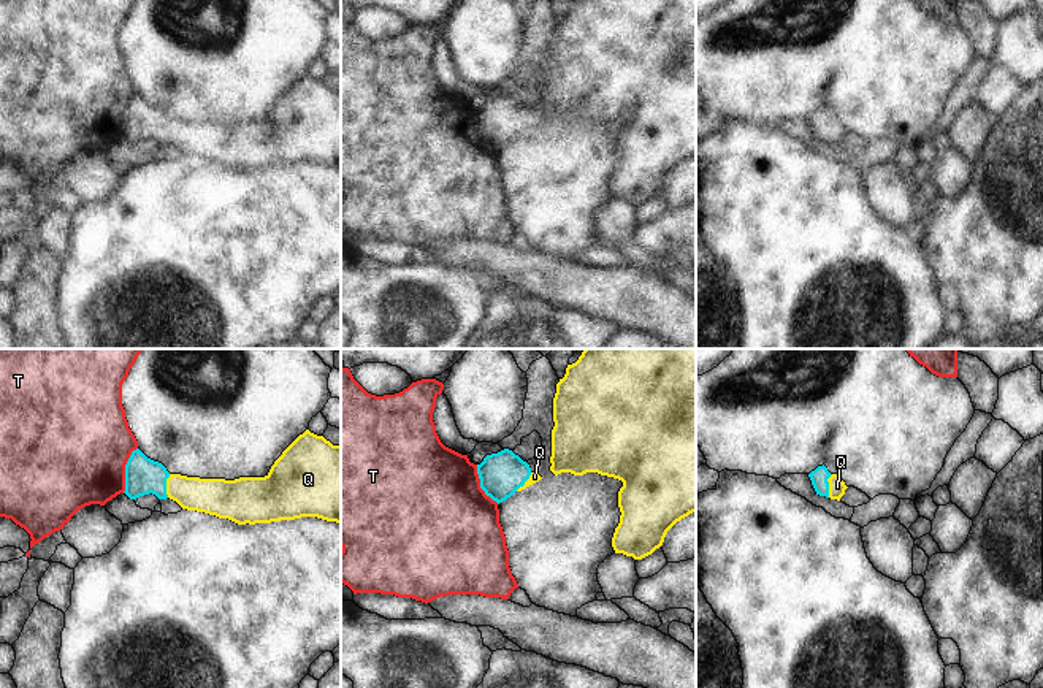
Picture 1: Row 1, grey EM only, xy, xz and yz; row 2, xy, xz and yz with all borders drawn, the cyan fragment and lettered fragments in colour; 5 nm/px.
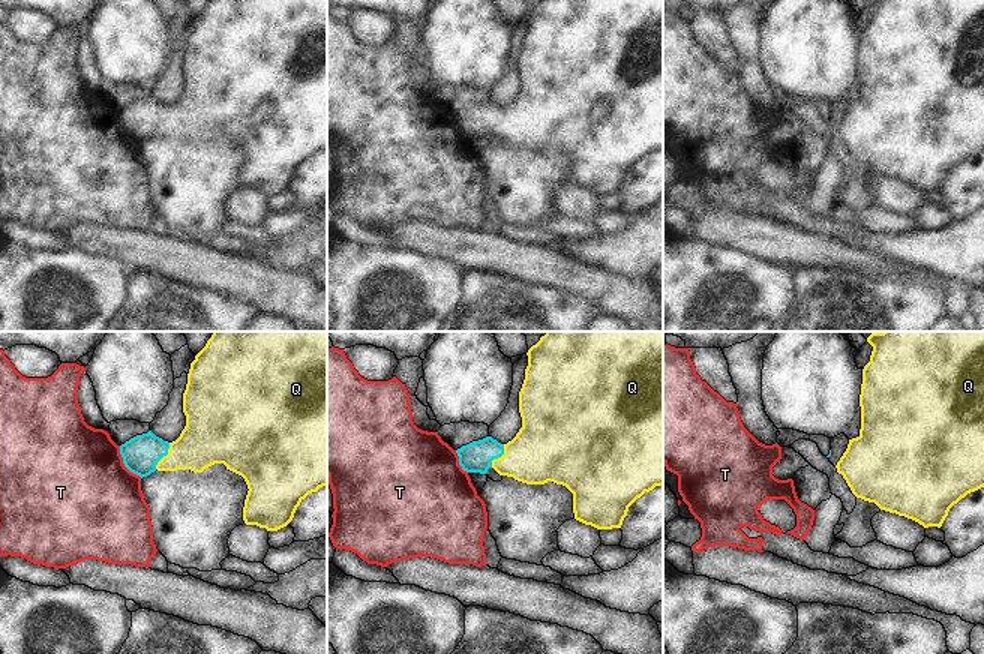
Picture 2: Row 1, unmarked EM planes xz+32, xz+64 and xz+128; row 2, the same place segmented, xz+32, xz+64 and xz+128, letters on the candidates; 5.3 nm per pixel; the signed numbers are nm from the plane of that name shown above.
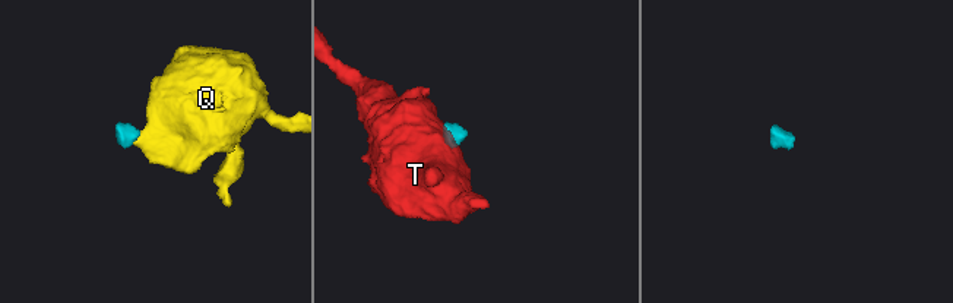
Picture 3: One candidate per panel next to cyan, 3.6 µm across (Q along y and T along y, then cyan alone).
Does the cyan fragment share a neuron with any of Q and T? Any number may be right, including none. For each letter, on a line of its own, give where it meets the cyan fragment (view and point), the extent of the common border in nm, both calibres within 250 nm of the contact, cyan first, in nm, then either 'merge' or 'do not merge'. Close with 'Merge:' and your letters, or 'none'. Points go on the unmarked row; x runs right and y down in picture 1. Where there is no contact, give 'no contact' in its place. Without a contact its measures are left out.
Q: meets cyan in xy at (165, 130); contact 120 nm long; 190 nm thick on the cyan side, 180 nm on the other; merge
T: meets cyan in xy at (126, 114); contact 240 nm long; 190 nm thick on the cyan side, 480 nm on the other; do not merge
Merge: Q

